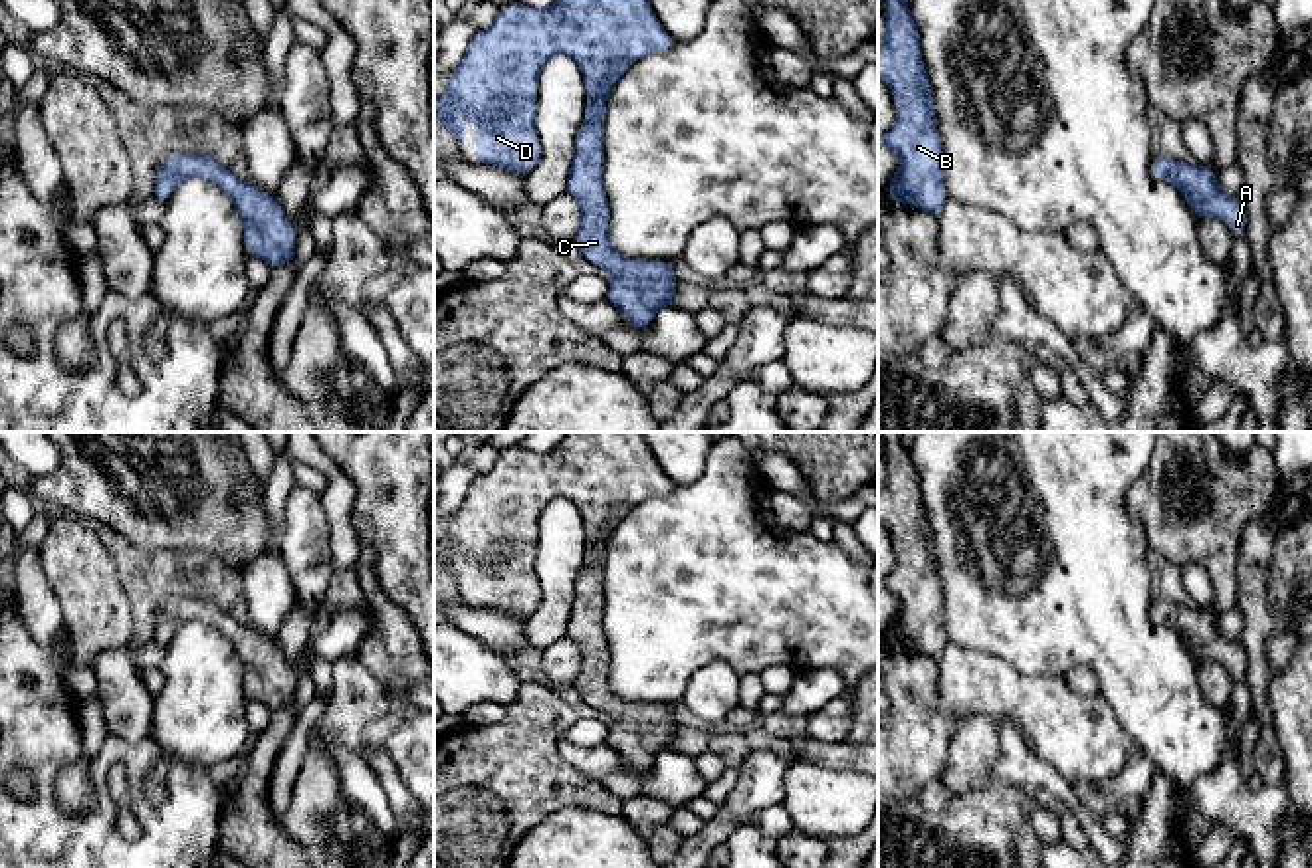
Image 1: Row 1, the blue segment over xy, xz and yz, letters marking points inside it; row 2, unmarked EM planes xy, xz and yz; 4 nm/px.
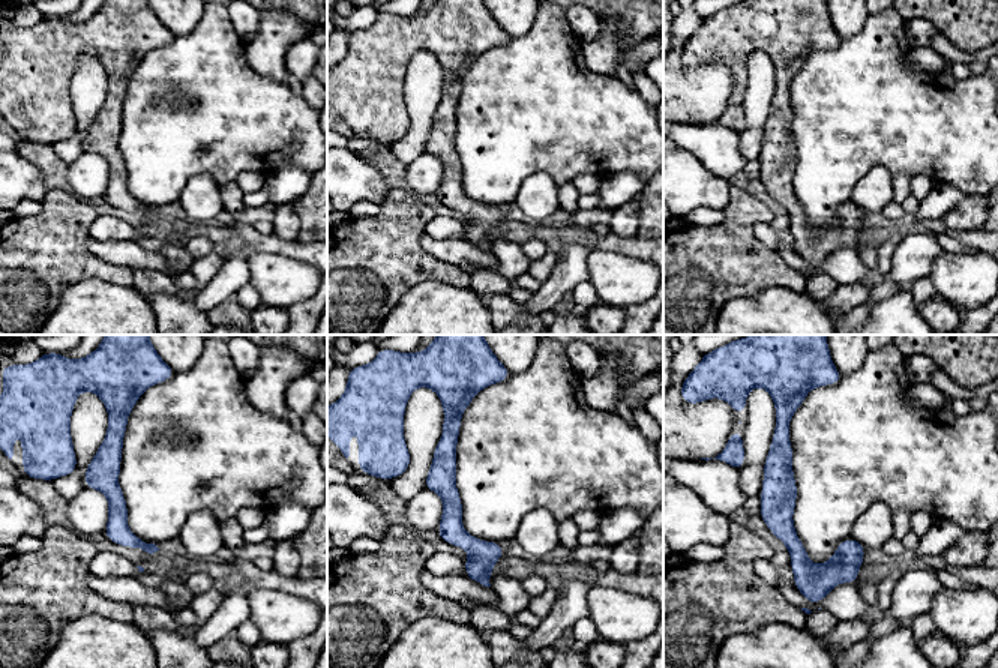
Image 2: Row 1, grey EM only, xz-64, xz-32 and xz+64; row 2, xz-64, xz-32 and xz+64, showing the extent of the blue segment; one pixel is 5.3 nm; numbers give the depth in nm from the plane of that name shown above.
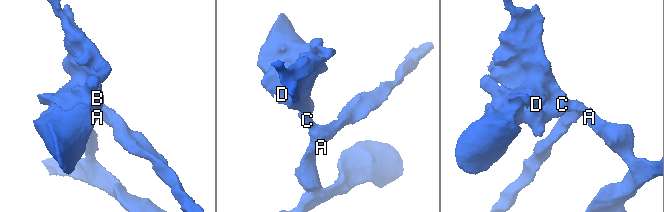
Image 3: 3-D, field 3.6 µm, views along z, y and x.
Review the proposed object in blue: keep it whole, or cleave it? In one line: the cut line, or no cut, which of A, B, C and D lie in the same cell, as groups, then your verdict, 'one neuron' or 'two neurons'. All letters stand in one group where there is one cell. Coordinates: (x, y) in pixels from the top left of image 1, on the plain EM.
no cut; A B C D; one neuron

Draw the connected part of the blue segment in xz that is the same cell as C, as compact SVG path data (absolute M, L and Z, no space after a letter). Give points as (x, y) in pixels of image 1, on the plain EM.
M567 432L549 452L531 452L521 446L501 450L493 468L478 474L468 486L444 539L434 541L434 563L450 575L460 593L464 559L470 557L476 563L476 606L525 620L541 604L541 583L535 575L539 517L557 497L579 507L587 547L565 626L565 636L581 652L575 688L591 707L612 717L606 743L638 773L648 773L660 751L680 747L674 737L678 721L670 704L636 705L618 698L610 686L610 650L604 632L606 543L634 505L664 497L674 486L654 458L644 432Z

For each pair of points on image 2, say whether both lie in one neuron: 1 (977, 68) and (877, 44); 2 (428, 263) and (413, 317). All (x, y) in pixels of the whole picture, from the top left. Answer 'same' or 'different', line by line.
1: different
2: different

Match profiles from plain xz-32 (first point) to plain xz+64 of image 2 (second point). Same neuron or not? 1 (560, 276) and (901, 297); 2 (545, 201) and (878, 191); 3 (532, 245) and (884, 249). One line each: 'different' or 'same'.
1: different
2: same
3: different

